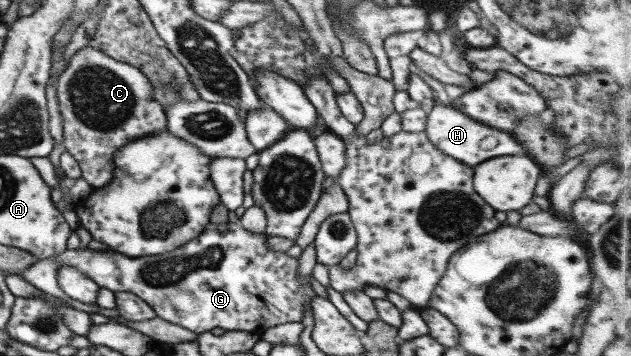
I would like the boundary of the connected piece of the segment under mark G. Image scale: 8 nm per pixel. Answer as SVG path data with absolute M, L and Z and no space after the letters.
M209 222L207 226L205 226L205 230L201 232L201 234L195 239L188 241L185 246L181 248L175 249L174 251L163 253L161 256L142 256L139 258L129 258L121 253L114 251L90 251L87 254L84 254L84 249L79 247L78 249L66 250L61 254L57 254L57 256L53 256L51 259L55 259L57 263L63 266L71 266L76 267L78 270L81 270L81 273L84 273L91 281L95 281L99 288L105 288L111 290L113 292L117 291L127 291L138 295L143 301L146 301L154 310L157 317L164 319L165 321L169 321L171 323L180 325L189 331L193 331L193 333L203 333L204 331L211 331L211 329L215 329L215 327L221 327L221 329L225 329L226 331L246 331L253 332L259 331L259 329L269 329L271 327L275 327L284 323L291 322L301 322L303 317L303 313L305 311L305 307L309 306L309 303L313 296L315 296L315 292L310 285L310 276L308 277L299 277L297 274L298 267L298 259L289 257L285 252L277 252L273 251L273 249L269 250L269 246L267 246L267 235L263 234L255 234L251 233L248 230L245 230L243 226L237 225L237 223L226 222L226 223L217 223L214 224Z

